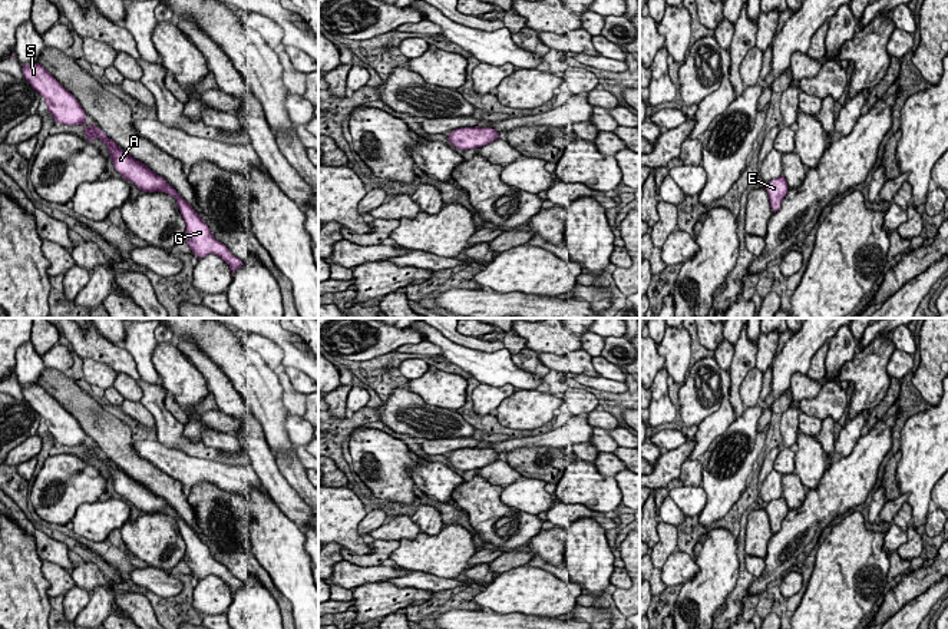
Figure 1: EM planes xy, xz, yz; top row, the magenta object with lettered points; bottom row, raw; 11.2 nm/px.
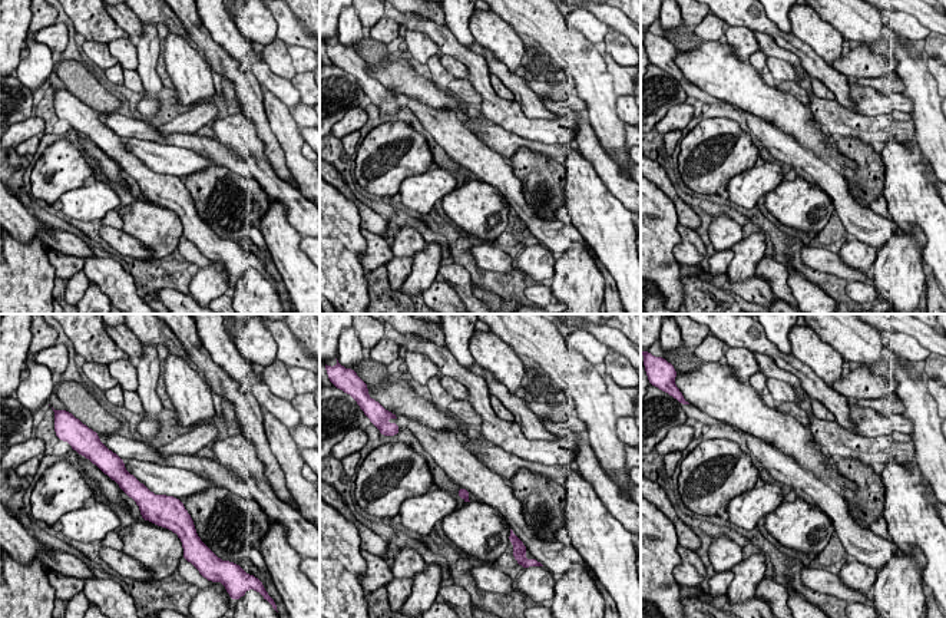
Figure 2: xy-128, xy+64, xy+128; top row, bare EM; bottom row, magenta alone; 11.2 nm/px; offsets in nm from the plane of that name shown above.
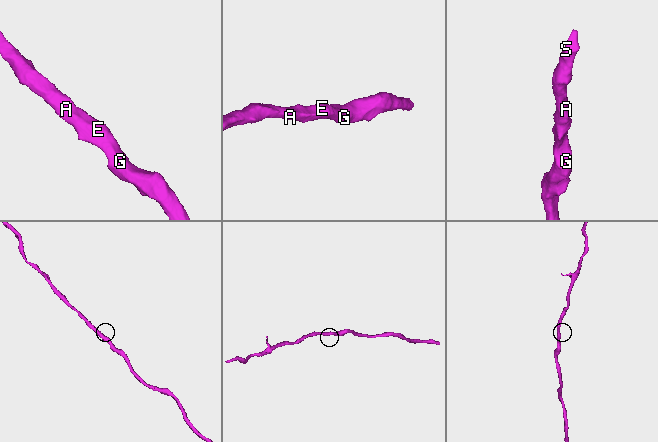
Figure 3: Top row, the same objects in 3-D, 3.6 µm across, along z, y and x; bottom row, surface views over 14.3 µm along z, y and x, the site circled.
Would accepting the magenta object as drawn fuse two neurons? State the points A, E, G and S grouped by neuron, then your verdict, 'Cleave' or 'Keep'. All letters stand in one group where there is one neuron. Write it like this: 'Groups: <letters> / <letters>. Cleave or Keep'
Groups: A E G S. Keep

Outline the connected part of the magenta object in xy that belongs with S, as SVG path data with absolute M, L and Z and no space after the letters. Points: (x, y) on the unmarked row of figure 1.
M40 384L22 387L24 400L34 411L44 418L47 431L59 446L85 446L85 460L93 464L99 458L109 470L113 489L126 501L136 506L141 513L165 513L176 520L186 550L184 560L189 566L194 576L199 580L208 575L221 577L231 589L232 596L242 587L244 582L234 577L229 570L214 559L209 547L192 530L192 527L179 517L179 514L159 496L152 493L145 484L132 479L109 460L98 447L86 446L87 436L79 426L77 420L65 410L56 398L53 398Z

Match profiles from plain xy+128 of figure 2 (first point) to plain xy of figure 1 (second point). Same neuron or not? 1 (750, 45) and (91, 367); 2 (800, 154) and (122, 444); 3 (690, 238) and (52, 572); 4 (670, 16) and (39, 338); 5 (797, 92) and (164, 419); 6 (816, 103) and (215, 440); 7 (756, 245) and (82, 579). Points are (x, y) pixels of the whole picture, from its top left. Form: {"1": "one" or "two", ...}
{"1": "one", "2": "one", "3": "one", "4": "two", "5": "two", "6": "two", "7": "two"}

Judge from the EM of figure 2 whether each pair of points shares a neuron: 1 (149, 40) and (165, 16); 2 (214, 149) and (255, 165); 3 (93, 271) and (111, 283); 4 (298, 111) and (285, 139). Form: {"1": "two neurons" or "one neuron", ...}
{"1": "two neurons", "2": "one neuron", "3": "one neuron", "4": "two neurons"}

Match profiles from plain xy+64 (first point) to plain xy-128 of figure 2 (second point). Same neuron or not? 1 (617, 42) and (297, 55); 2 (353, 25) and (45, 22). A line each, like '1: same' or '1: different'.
1: same
2: different

